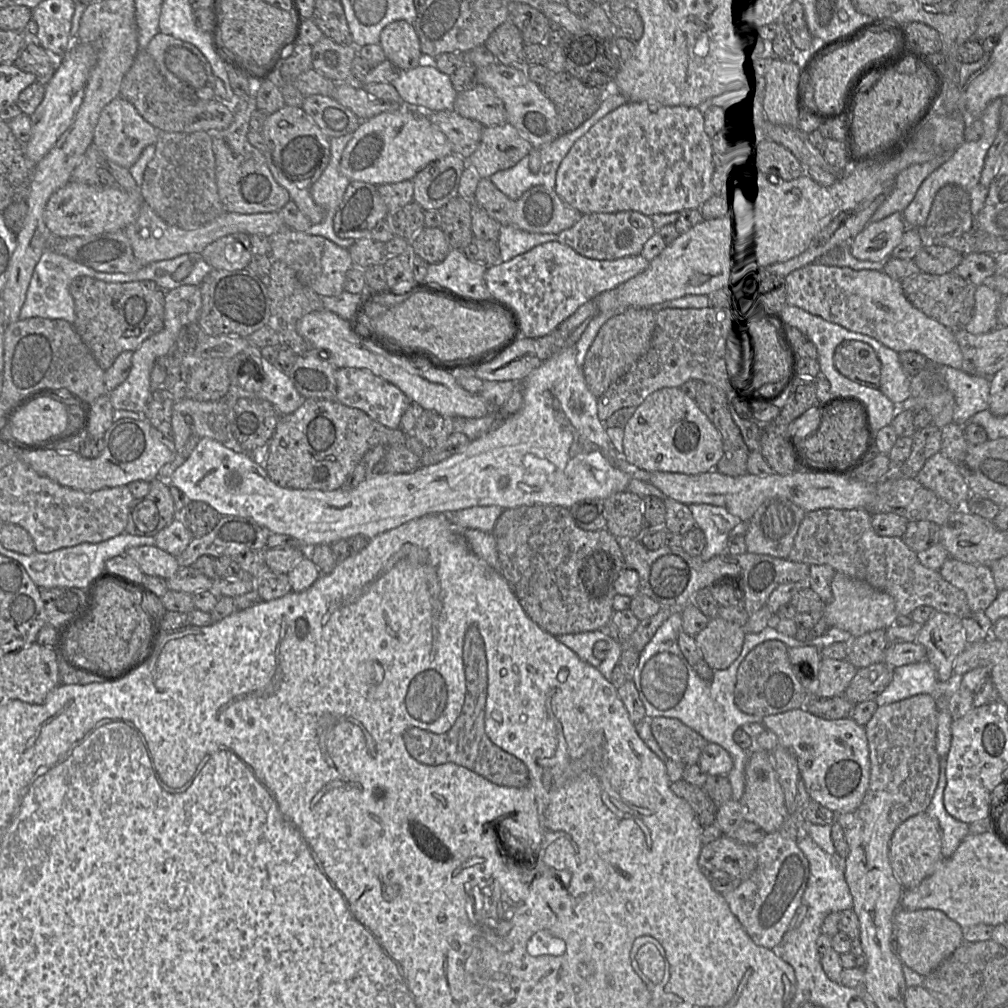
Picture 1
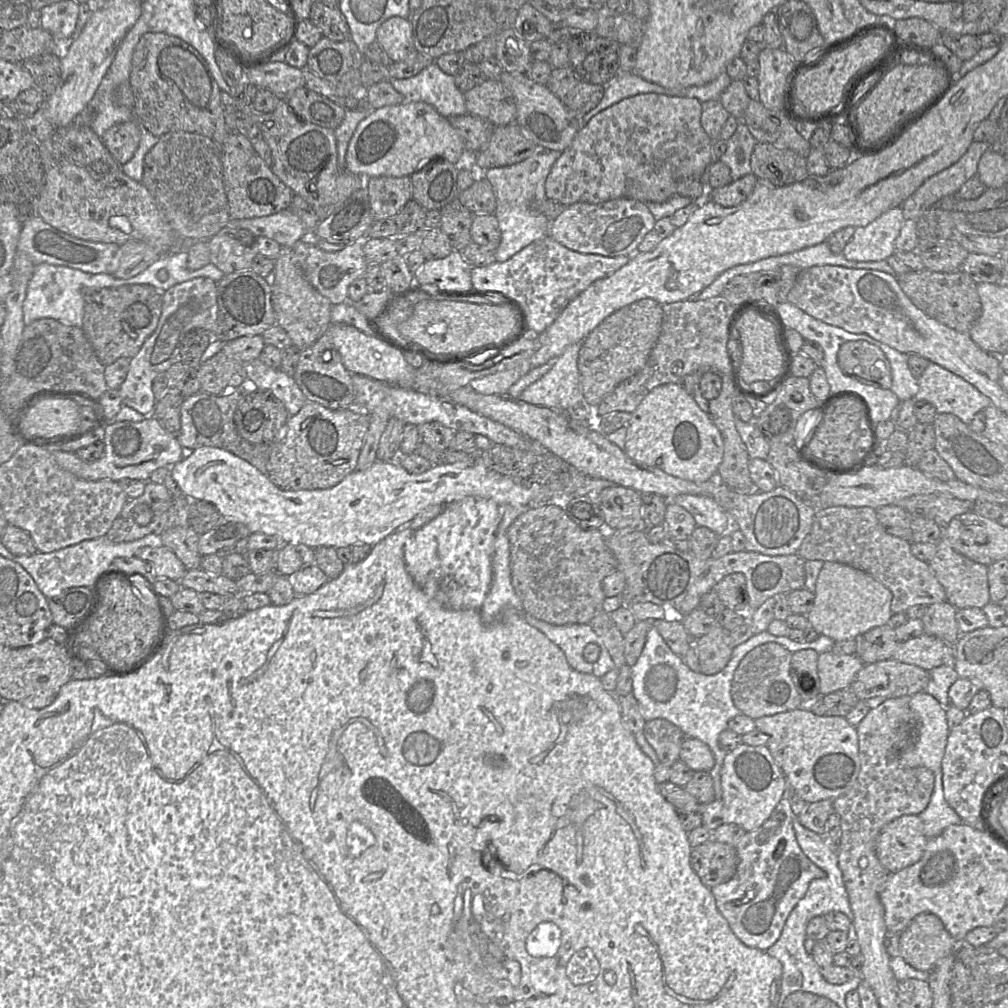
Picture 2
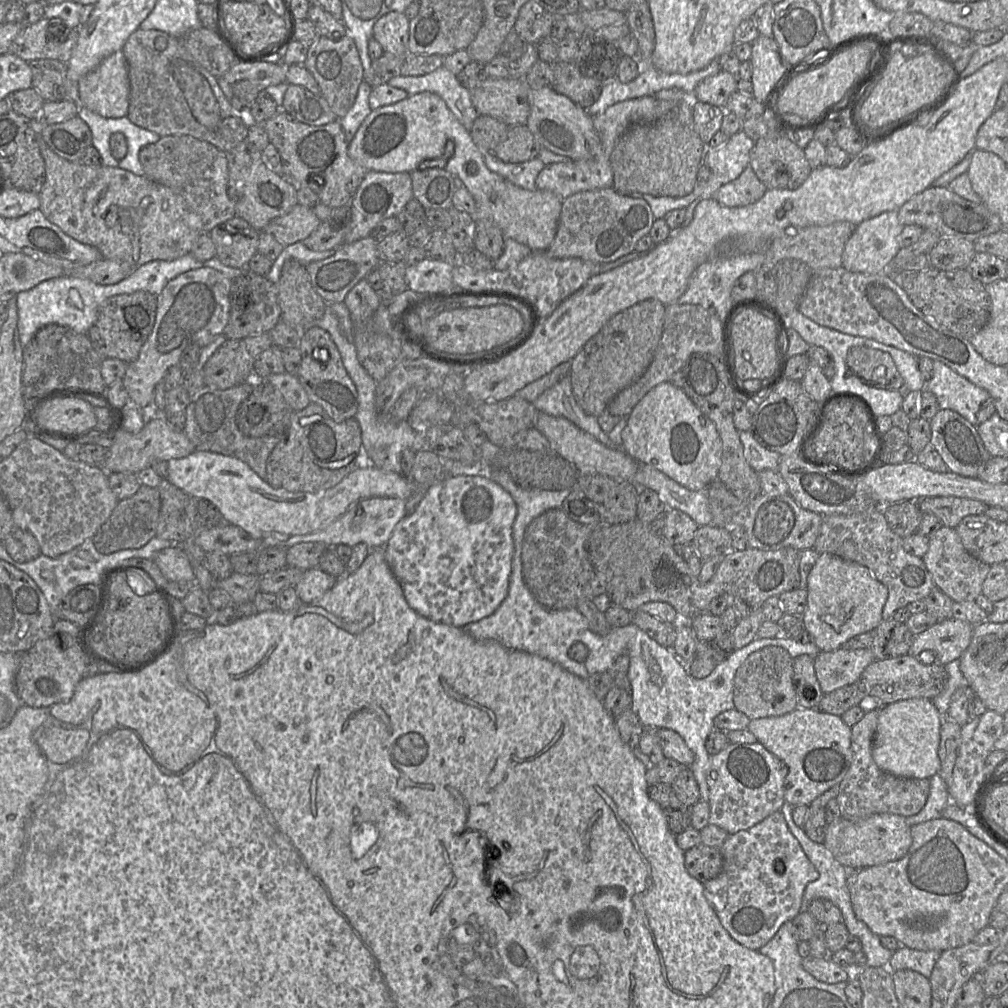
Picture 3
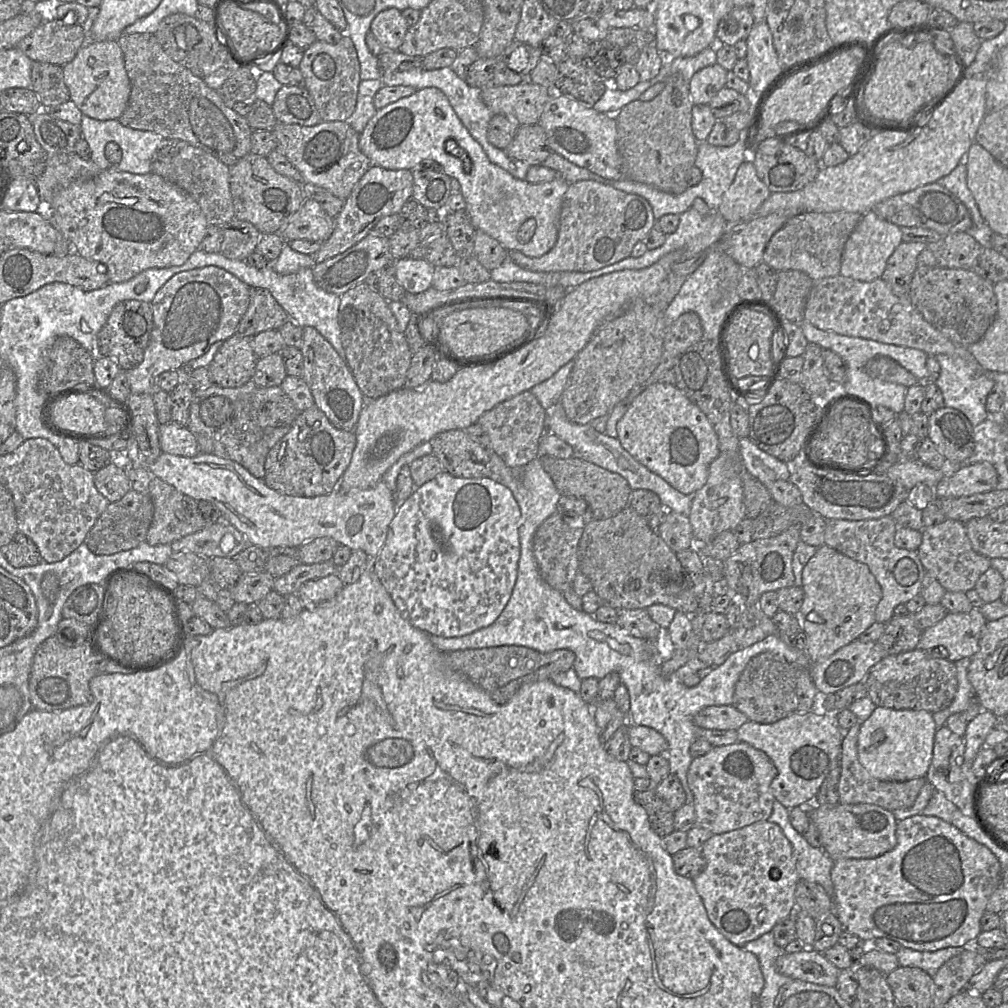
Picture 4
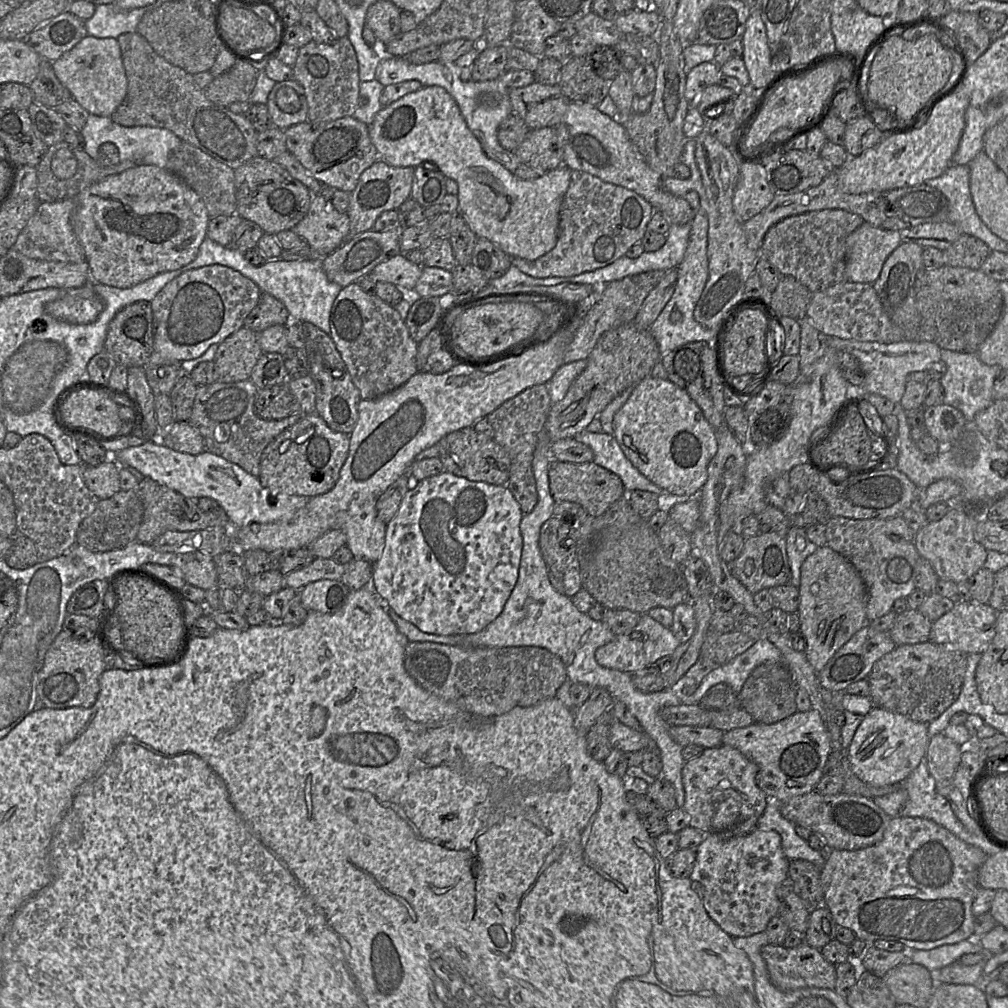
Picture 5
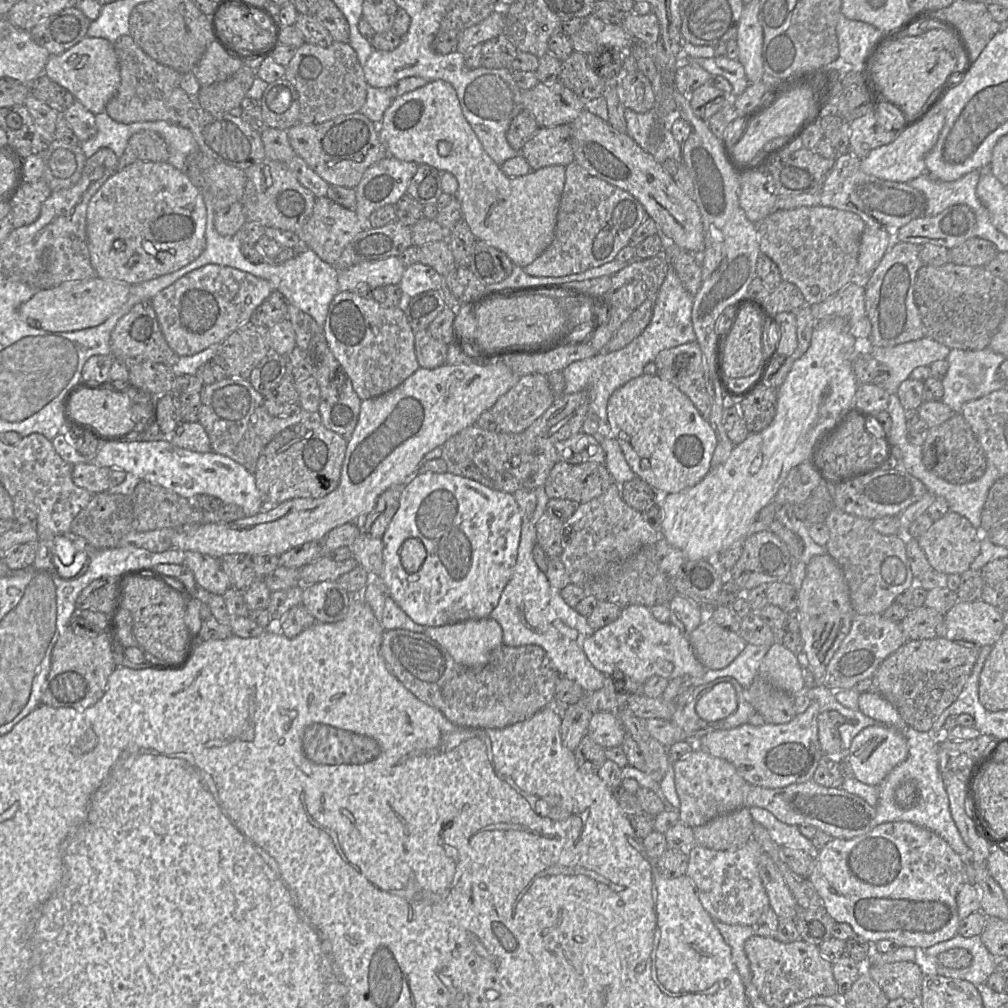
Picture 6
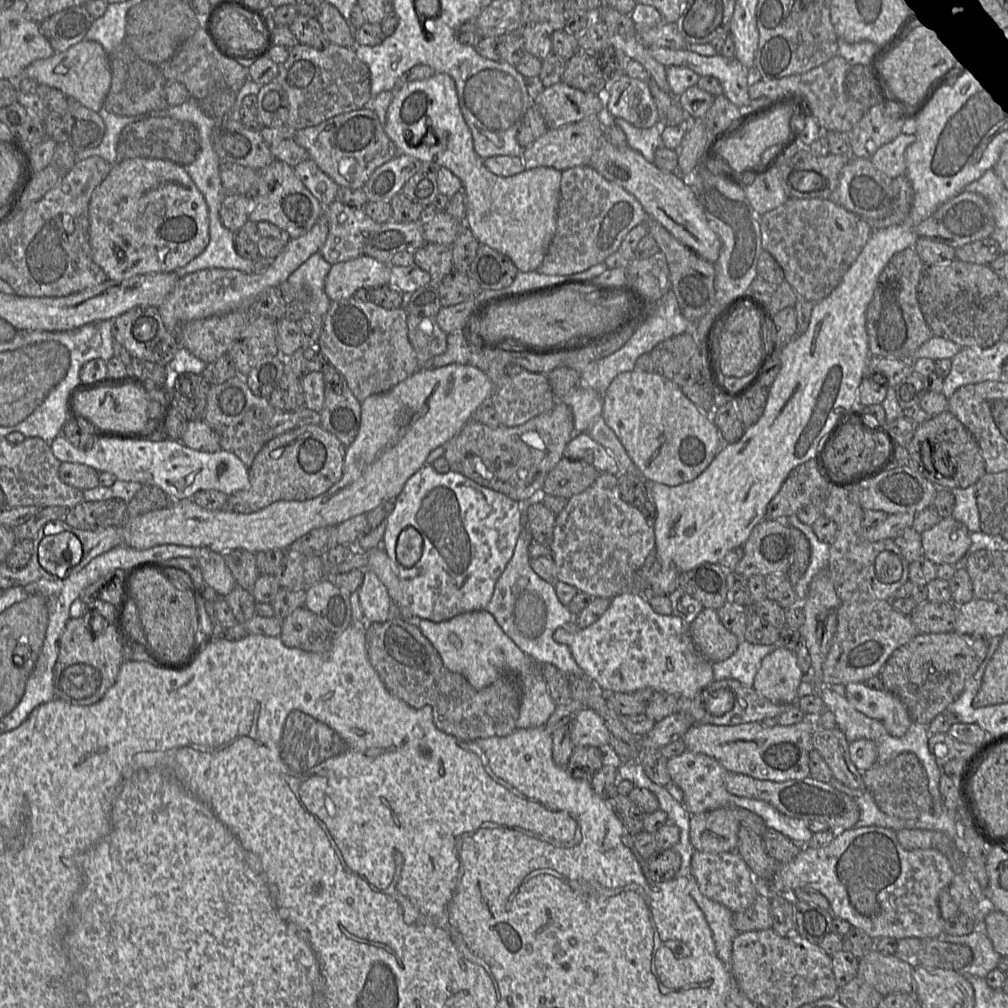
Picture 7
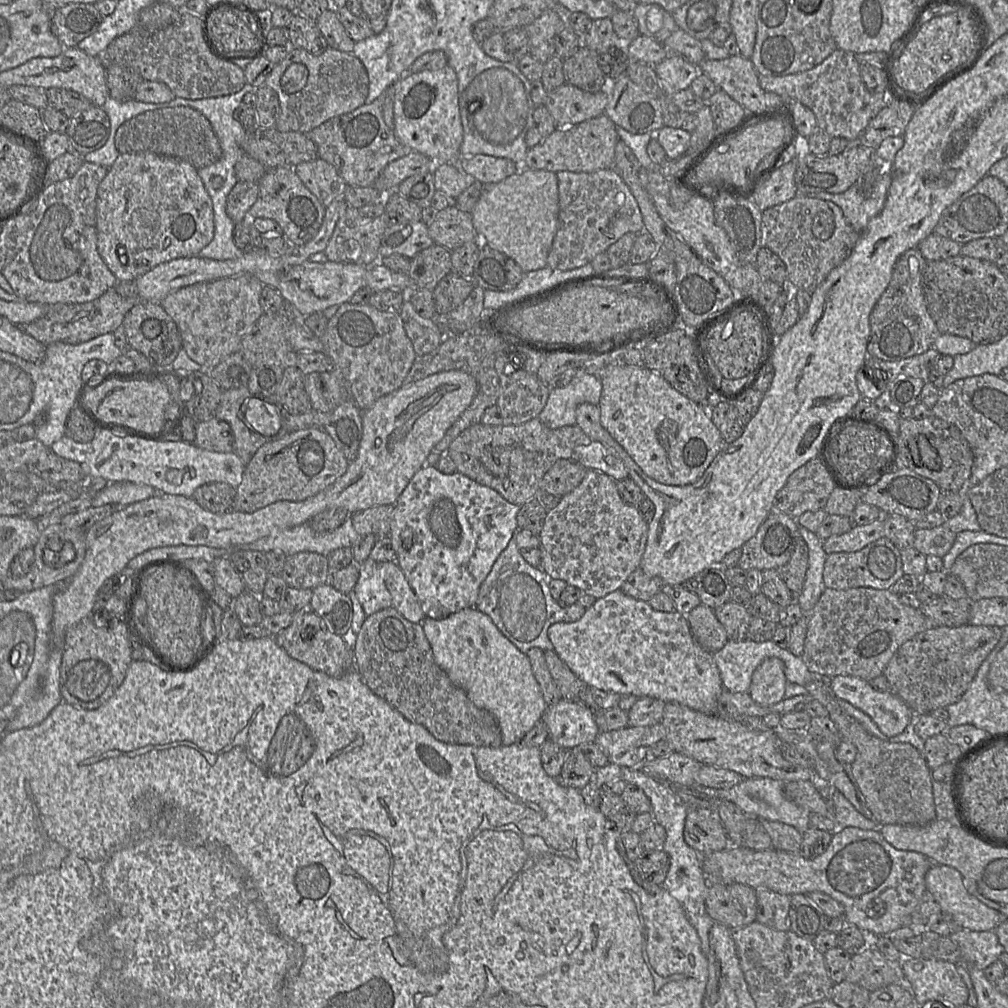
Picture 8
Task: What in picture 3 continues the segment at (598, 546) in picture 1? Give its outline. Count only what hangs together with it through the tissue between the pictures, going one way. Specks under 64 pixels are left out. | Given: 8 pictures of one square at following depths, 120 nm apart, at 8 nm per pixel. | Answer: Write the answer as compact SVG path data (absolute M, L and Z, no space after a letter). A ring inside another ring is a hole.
M561 508L545 511L526 527L521 552L523 580L535 600L546 610L576 608L577 603L586 598L584 588L595 577L595 571L586 549L591 532L591 526L573 521Z

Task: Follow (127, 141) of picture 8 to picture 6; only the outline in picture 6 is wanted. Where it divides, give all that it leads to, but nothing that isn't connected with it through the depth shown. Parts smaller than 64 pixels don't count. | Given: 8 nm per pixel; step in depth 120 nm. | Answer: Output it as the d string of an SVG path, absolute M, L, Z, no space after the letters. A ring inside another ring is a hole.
M143 130L133 134L118 159L117 171L136 161L167 162L169 147L158 133Z

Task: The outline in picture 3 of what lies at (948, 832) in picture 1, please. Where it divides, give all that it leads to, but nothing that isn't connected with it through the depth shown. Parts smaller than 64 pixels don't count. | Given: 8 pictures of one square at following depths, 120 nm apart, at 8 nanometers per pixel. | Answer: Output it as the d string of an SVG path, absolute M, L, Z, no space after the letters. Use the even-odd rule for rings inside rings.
M939 773L930 778L930 792L925 806L915 815L906 817L907 824L913 825L942 817L942 811L950 804L947 785Z

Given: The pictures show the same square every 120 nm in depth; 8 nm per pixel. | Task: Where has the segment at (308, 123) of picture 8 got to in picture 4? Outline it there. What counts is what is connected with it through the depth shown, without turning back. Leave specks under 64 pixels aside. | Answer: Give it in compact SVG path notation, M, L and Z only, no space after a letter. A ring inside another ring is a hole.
M344 33L335 44L320 40L313 42L304 49L298 68L322 121L346 121L352 115L361 79L357 51L348 34Z

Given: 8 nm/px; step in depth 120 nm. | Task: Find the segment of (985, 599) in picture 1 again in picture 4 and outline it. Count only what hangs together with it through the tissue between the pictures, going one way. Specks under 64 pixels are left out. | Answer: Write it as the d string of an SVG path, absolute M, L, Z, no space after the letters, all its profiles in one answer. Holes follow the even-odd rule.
M946 518L943 522L922 530L918 557L926 573L931 574L946 591L963 592L973 589L979 577L990 567L990 559L977 553L966 532L965 523Z

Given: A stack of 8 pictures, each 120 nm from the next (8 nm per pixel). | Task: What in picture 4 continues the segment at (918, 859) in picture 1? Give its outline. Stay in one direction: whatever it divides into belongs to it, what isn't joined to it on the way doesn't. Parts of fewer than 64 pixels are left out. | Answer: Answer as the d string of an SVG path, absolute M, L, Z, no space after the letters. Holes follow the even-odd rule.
M874 804L819 805L808 807L810 821L819 829L822 849L834 860L875 858L897 844L897 819L893 813Z

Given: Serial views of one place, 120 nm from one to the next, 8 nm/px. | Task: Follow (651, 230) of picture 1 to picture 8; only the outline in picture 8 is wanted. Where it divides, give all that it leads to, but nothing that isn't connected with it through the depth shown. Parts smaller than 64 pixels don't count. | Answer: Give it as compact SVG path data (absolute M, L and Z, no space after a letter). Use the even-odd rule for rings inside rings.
M614 166L594 172L559 171L556 175L559 214L558 230L547 259L551 268L564 271L581 267L624 234L644 231L638 203Z

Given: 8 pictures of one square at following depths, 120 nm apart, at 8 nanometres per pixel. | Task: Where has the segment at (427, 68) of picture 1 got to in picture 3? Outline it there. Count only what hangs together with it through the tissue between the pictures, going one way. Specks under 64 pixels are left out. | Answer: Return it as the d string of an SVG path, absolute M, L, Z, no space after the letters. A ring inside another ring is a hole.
M444 65L425 75L399 75L391 78L388 83L405 90L409 95L425 91L439 95L468 131L479 115L472 103L470 90L464 87L457 79L457 75Z

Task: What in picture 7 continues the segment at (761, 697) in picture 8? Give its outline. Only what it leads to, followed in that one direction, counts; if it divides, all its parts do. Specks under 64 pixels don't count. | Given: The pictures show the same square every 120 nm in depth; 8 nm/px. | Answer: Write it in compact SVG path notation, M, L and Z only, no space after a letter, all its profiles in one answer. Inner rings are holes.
M777 645L763 658L752 687L773 703L795 704L803 679L795 653Z

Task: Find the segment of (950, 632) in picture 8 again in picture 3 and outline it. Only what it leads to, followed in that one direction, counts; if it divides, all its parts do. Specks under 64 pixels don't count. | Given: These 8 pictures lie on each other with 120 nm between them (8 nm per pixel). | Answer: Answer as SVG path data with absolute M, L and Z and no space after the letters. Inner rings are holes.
M905 654L895 658L874 660L863 671L859 681L866 689L866 696L874 697L883 706L916 698L932 701L946 688L948 673L945 665L939 663L924 665L919 661L919 656Z

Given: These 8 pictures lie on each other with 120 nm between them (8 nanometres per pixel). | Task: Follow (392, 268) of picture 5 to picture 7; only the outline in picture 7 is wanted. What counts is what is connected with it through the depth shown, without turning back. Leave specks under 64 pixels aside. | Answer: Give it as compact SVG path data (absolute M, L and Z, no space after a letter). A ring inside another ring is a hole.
M360 257L331 266L325 279L324 290L329 299L341 301L352 298L363 287L388 285L390 265L372 257Z

